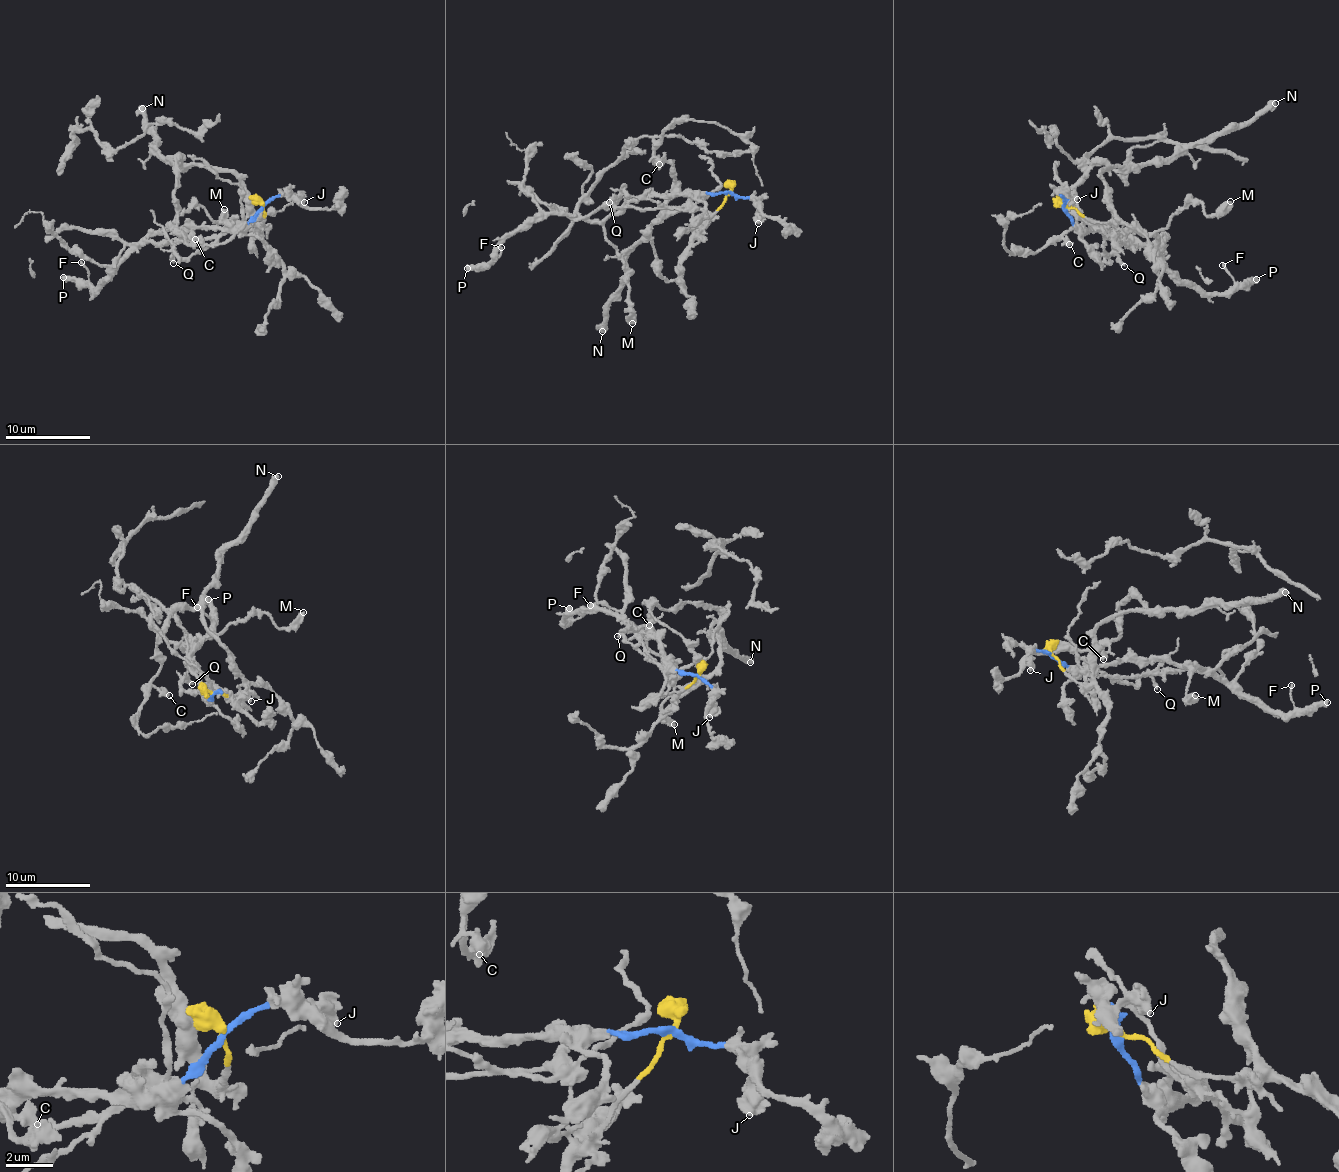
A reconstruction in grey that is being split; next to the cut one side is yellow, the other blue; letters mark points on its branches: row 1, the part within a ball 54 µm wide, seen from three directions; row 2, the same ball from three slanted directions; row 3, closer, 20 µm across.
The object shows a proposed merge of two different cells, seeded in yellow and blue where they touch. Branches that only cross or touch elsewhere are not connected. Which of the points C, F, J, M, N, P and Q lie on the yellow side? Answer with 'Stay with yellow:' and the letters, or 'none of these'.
Stay with yellow: C, N

